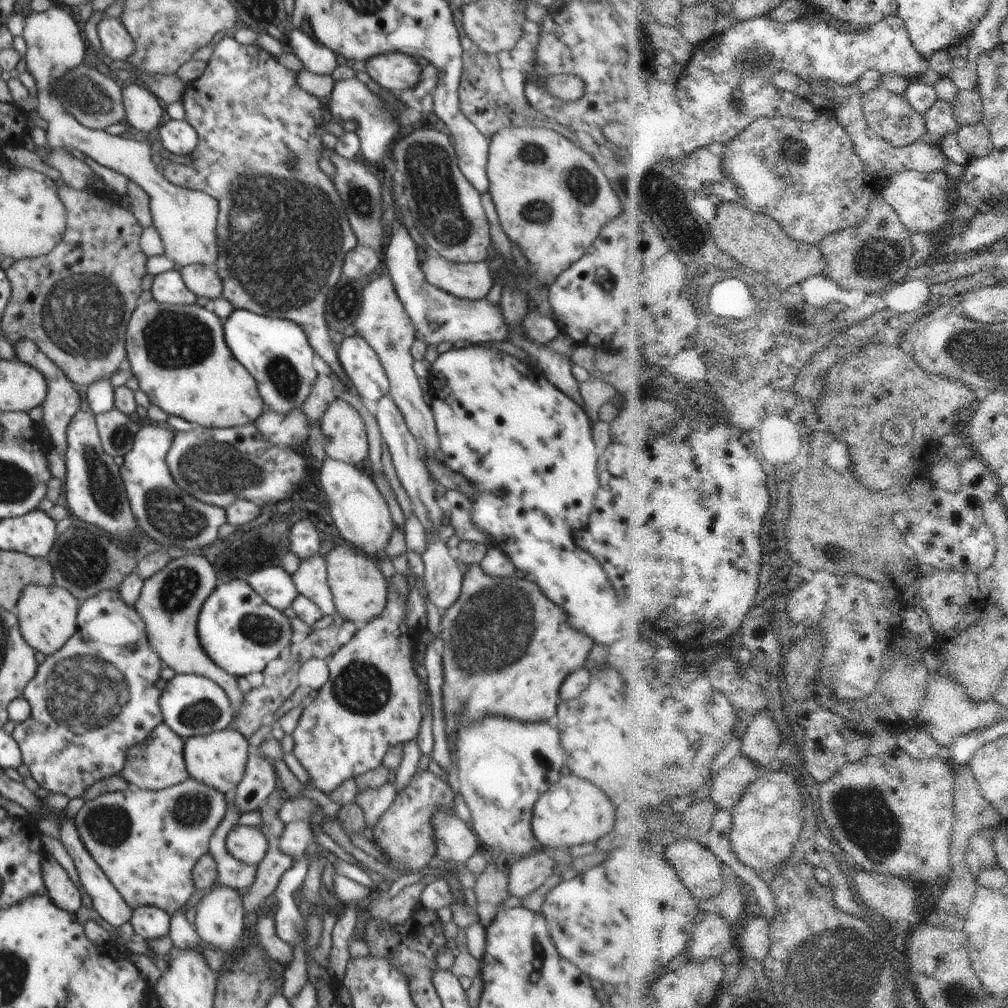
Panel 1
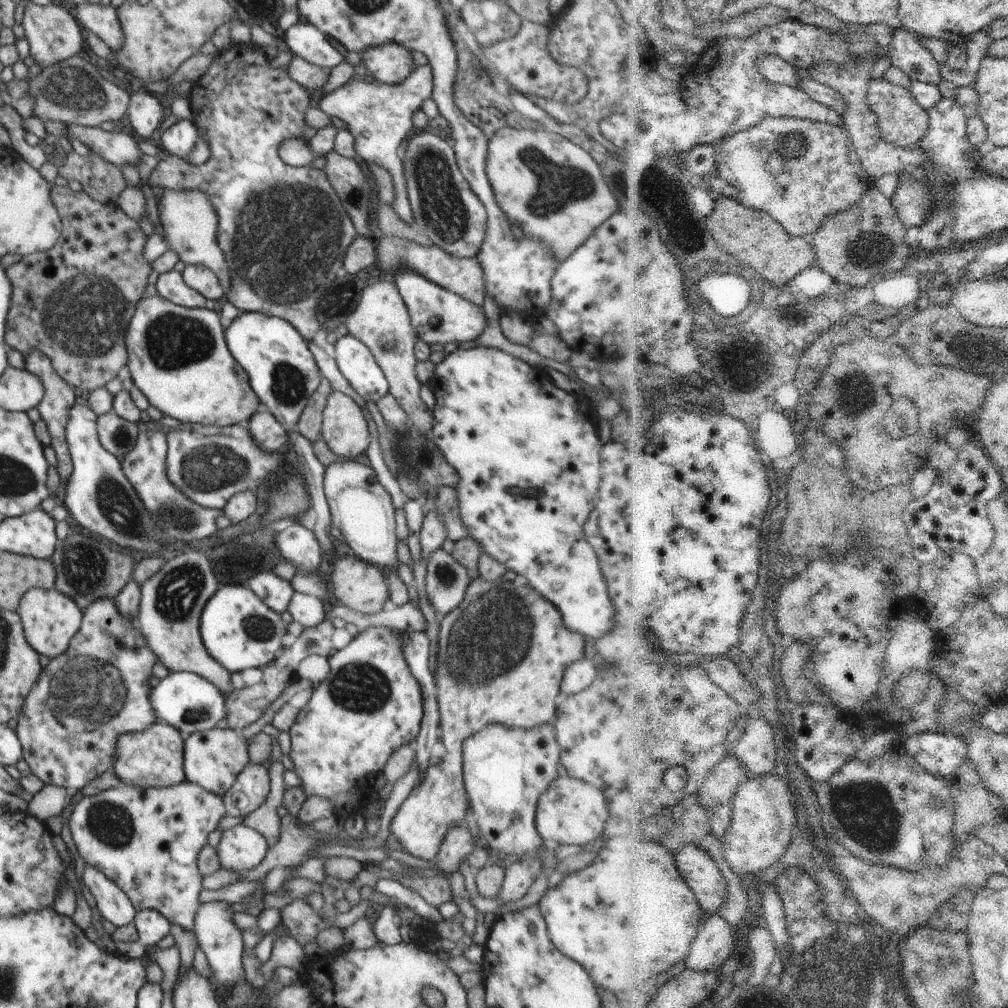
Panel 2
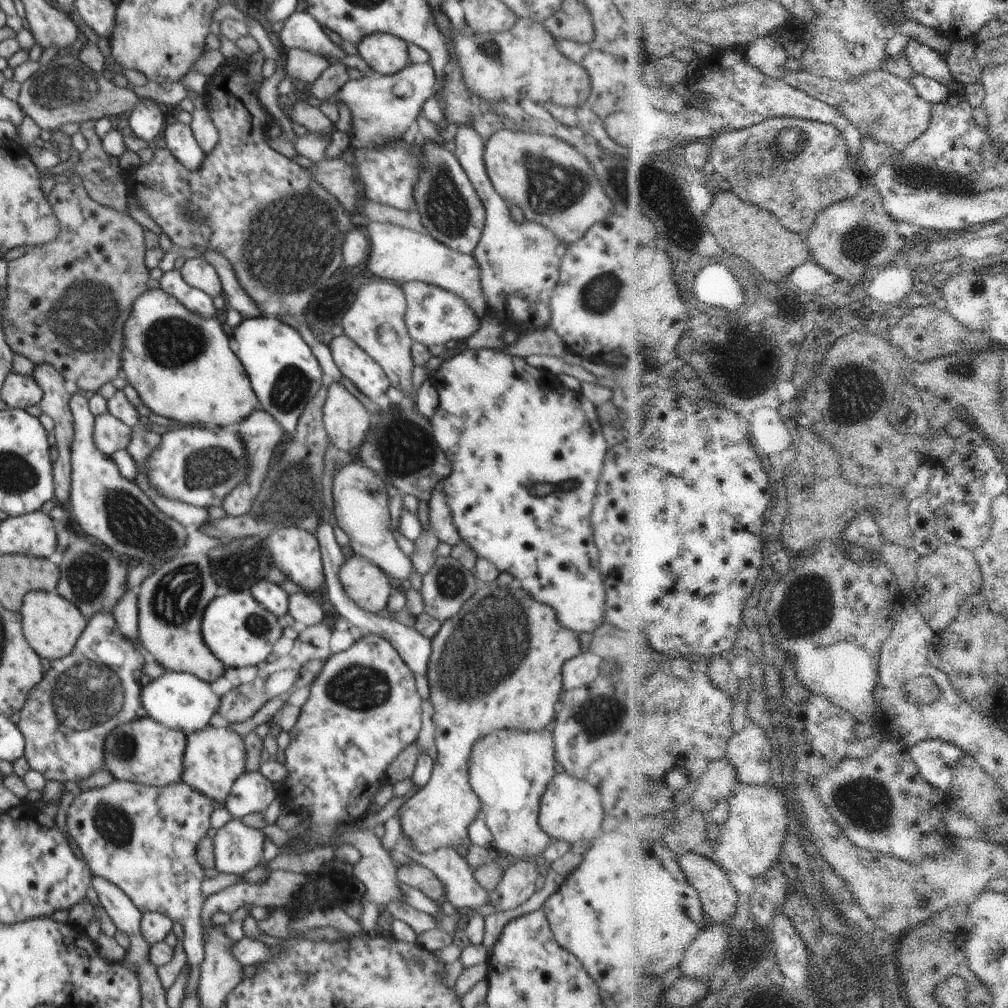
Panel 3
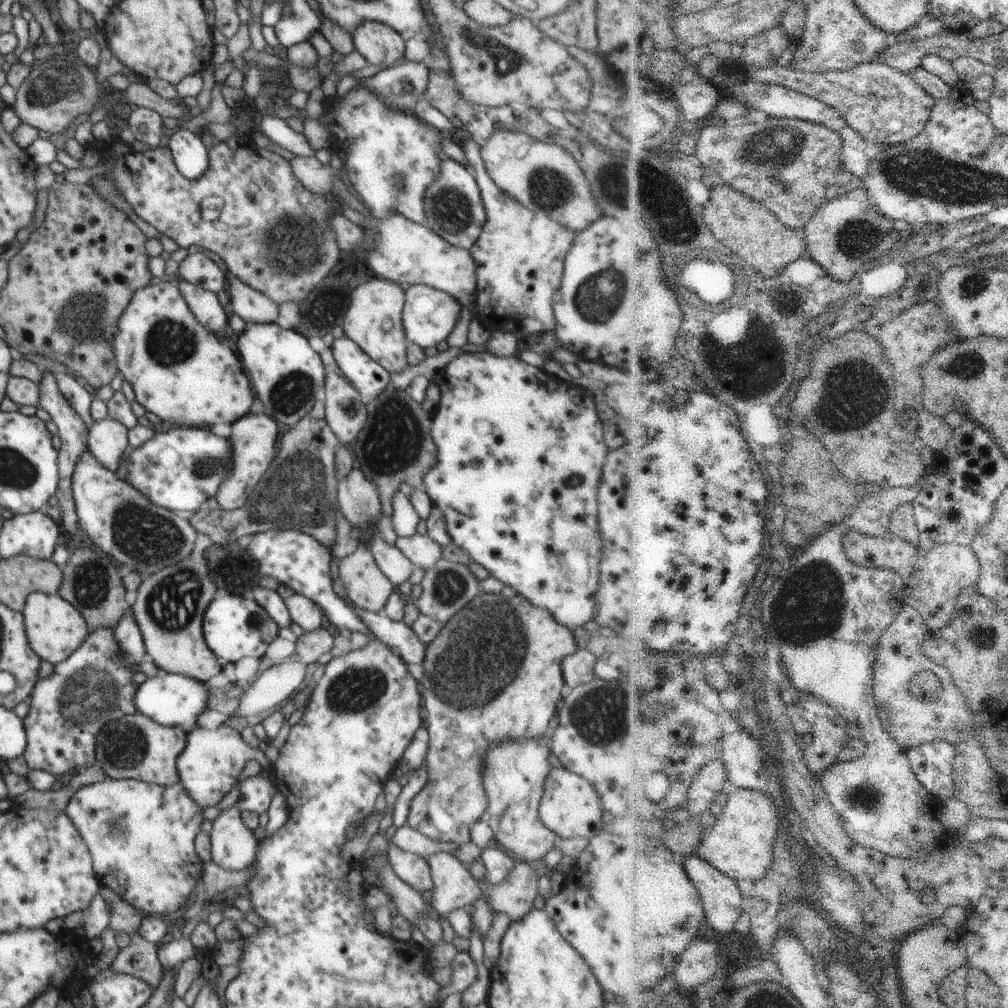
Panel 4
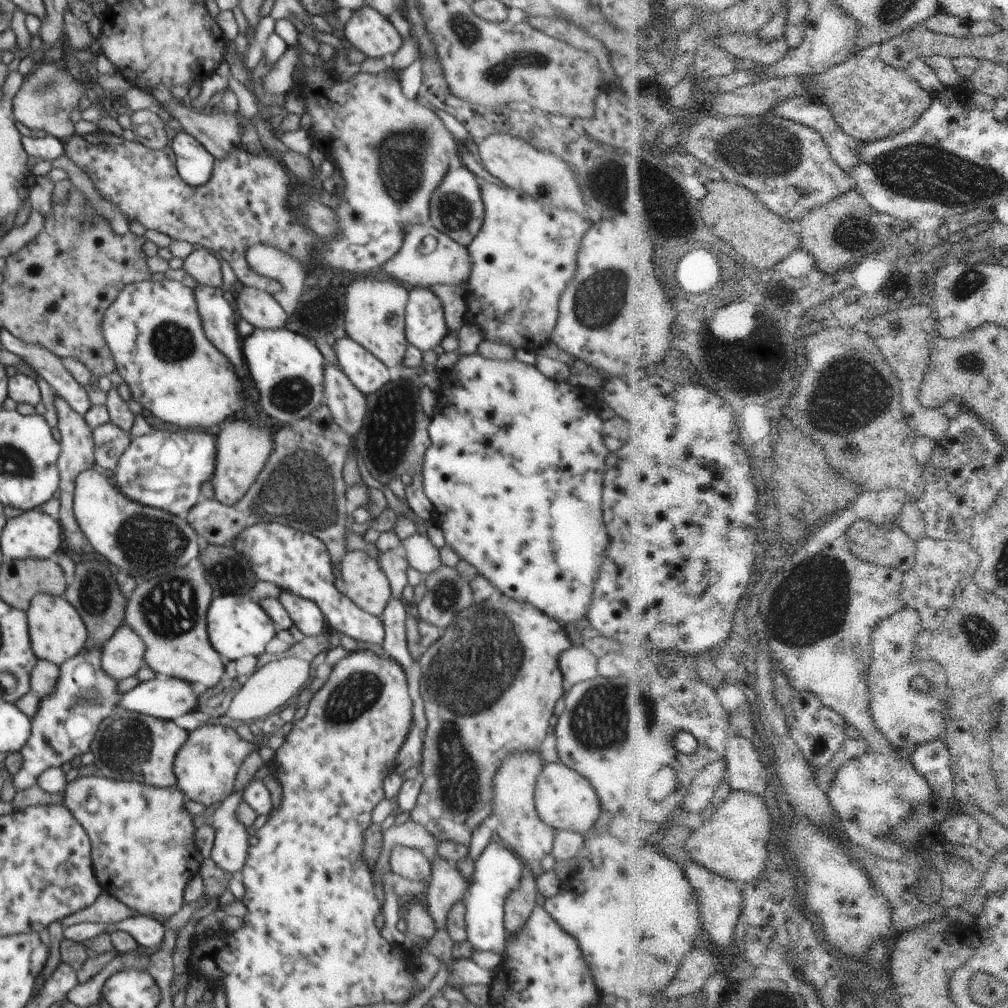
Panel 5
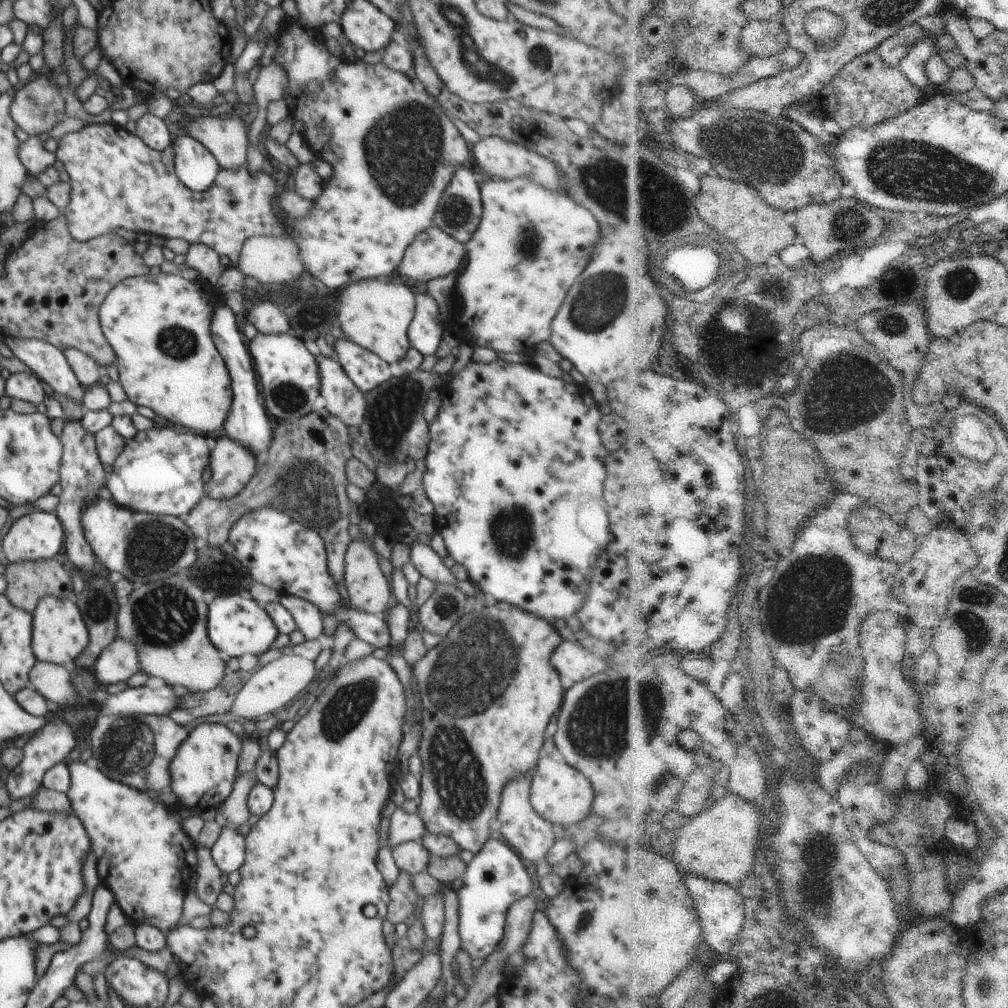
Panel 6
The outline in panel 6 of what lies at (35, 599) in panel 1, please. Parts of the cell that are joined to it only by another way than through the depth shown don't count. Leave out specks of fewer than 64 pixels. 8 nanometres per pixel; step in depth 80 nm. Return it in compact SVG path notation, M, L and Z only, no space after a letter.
M52 595L43 596L31 615L31 645L38 661L49 662L57 667L68 667L83 656L89 643L89 632L74 600L56 598Z

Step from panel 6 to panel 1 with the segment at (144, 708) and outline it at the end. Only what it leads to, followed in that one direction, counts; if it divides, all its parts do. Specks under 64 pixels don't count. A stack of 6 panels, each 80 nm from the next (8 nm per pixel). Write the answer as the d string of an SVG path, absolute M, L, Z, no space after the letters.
M176 673L162 690L159 704L163 723L172 728L183 740L224 730L234 719L233 705L229 702L226 692L212 680L194 674Z

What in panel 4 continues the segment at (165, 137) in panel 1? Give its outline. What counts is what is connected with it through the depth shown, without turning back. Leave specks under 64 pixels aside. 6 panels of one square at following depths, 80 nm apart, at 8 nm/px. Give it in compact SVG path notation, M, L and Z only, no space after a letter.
M180 128L169 134L168 148L176 168L184 178L198 180L208 170L209 150L199 135Z

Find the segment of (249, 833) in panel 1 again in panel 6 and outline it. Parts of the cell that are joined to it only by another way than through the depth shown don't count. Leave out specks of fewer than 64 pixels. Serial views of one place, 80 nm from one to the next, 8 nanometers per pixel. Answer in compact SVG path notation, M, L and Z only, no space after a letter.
M222 822L218 840L211 848L214 864L224 874L236 872L245 861L245 836L230 823Z

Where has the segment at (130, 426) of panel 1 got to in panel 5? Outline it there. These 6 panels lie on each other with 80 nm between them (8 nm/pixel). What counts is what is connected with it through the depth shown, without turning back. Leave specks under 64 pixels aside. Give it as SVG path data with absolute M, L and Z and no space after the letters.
M110 421L94 428L92 438L96 466L102 471L113 472L120 461L120 456L130 445L132 435Z

